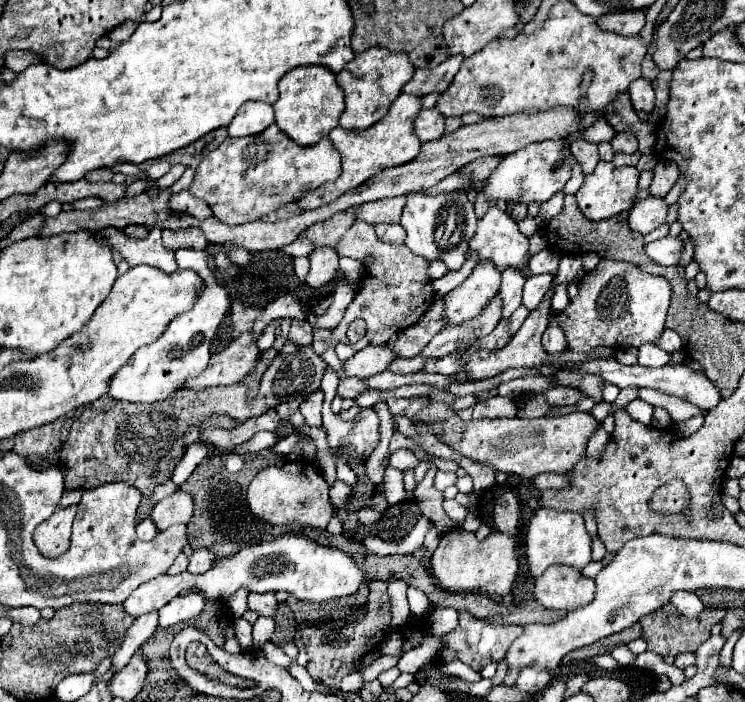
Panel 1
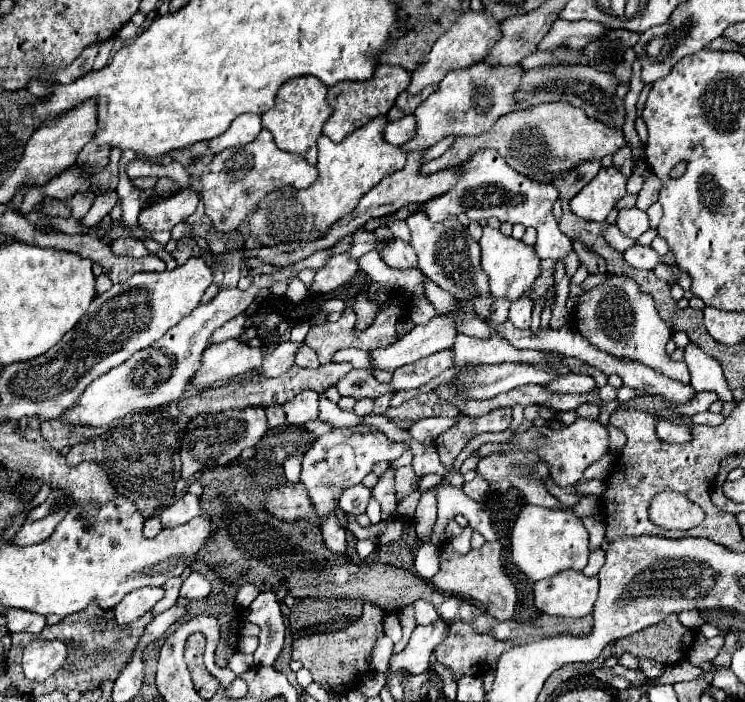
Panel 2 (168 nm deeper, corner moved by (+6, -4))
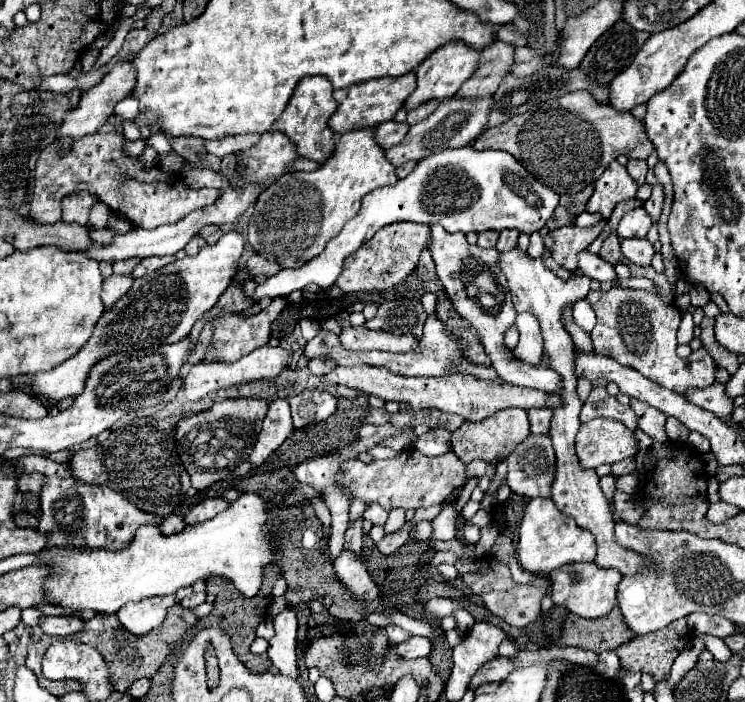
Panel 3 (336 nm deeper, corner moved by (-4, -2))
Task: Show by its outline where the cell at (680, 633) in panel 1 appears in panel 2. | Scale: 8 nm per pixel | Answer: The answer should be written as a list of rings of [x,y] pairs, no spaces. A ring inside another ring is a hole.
[[[668,616],[668,620],[662,620],[644,632],[636,632],[636,636],[618,640],[612,648],[612,656],[618,660],[624,652],[628,652],[636,658],[650,658],[652,662],[670,666],[688,656],[692,642],[694,630],[682,626],[678,616]]]

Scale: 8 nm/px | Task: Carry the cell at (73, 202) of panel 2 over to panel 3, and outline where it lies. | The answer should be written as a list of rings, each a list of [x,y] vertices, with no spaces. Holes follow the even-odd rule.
[[[96,202],[96,204],[92,206],[92,210],[90,210],[90,220],[88,220],[88,224],[90,224],[90,226],[96,226],[96,228],[104,228],[104,224],[106,224],[106,220],[108,220],[108,214],[110,214],[108,206],[102,204],[102,202]]]

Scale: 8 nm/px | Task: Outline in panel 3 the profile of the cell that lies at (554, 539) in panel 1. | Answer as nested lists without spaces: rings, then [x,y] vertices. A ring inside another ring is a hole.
[[[534,498],[526,506],[524,518],[520,522],[520,544],[518,560],[526,572],[532,574],[550,574],[558,566],[574,562],[592,562],[596,558],[594,536],[588,530],[582,530],[574,518],[562,514],[550,498]]]

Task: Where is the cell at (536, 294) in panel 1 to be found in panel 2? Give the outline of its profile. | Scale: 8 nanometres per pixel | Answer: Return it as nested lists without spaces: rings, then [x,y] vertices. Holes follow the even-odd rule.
[[[516,300],[510,306],[508,320],[520,330],[528,330],[530,328],[530,312],[532,312],[532,300]]]

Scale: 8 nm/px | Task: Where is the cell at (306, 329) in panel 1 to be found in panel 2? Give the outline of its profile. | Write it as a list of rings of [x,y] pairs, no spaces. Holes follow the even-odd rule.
[[[304,344],[304,346],[300,348],[300,352],[296,354],[296,364],[302,366],[302,368],[318,368],[318,366],[320,366],[316,352],[314,352],[310,346],[306,346],[306,344]]]

